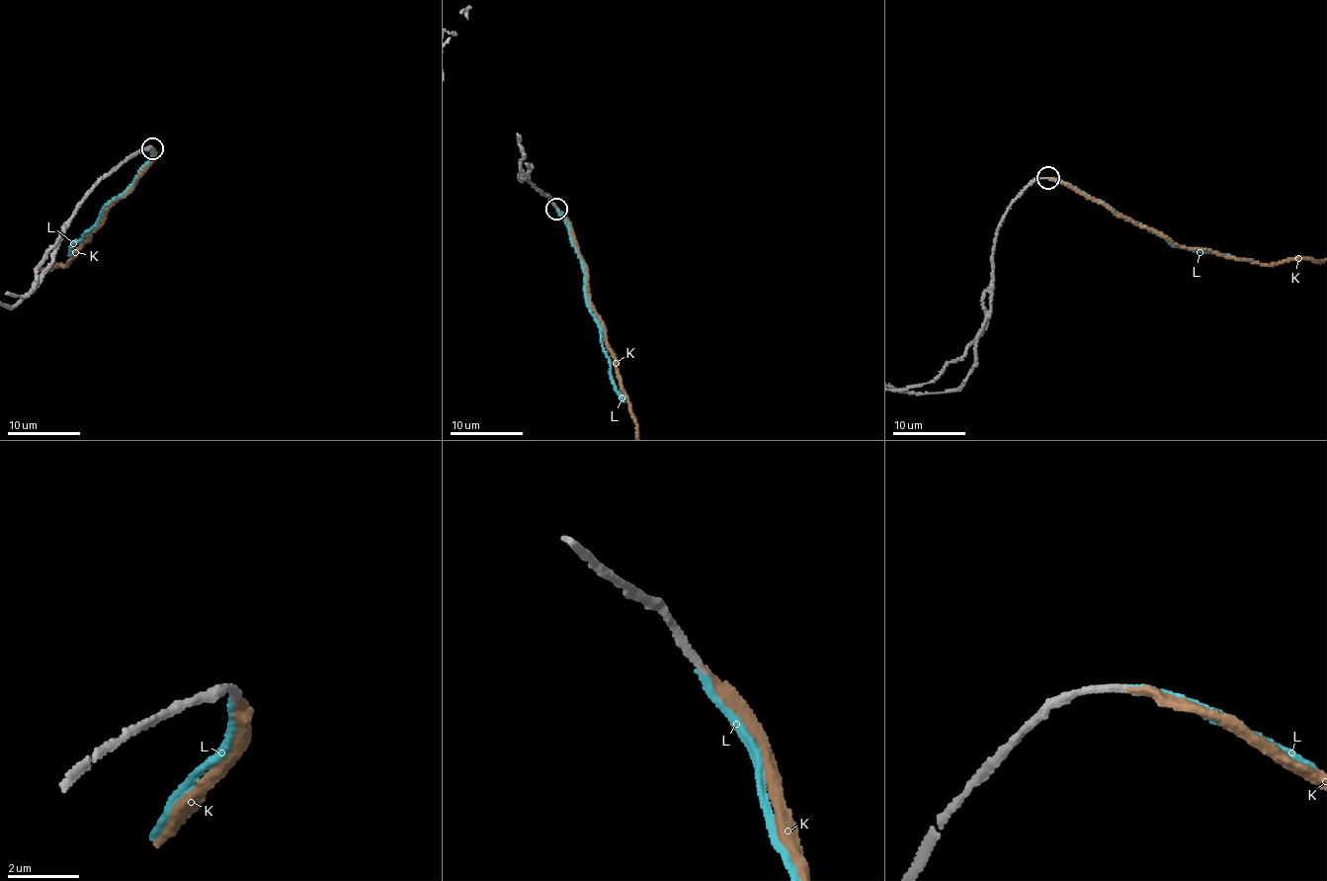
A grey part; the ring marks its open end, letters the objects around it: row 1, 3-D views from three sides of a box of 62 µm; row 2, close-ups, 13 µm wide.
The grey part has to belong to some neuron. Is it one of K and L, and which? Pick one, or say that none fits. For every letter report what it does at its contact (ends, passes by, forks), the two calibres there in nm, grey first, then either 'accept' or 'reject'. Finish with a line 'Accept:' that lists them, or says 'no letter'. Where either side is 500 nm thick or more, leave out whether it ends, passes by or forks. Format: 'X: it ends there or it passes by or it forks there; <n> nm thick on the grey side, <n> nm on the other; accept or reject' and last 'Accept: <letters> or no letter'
K: it ends there; 220 nm thick on the grey side, 260 nm on the other; reject
L: it ends there; 220 nm thick on the grey side, 200 nm on the other; accept
Accept: L

